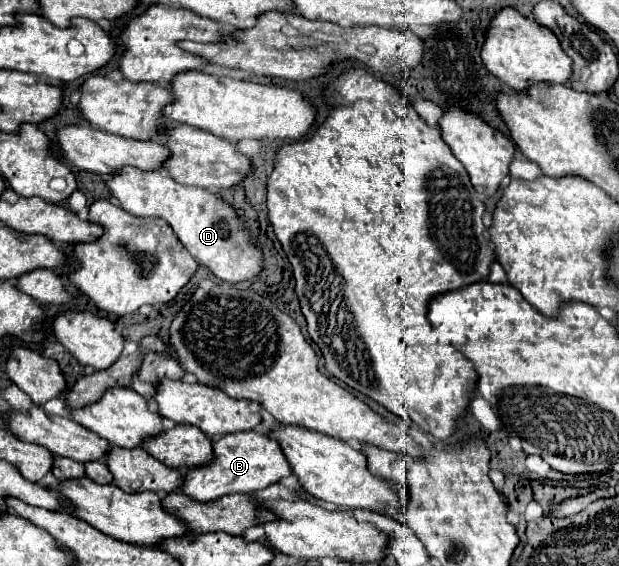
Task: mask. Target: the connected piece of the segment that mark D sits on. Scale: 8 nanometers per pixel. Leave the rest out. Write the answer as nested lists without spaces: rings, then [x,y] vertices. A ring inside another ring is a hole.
[[[121,169],[109,175],[105,185],[111,197],[115,197],[121,209],[125,209],[127,213],[135,217],[165,219],[173,227],[175,235],[189,249],[189,253],[197,259],[197,263],[209,267],[219,279],[239,283],[255,277],[261,271],[261,251],[245,233],[237,213],[215,193],[201,187],[181,185],[161,171],[141,173],[141,169]]]

